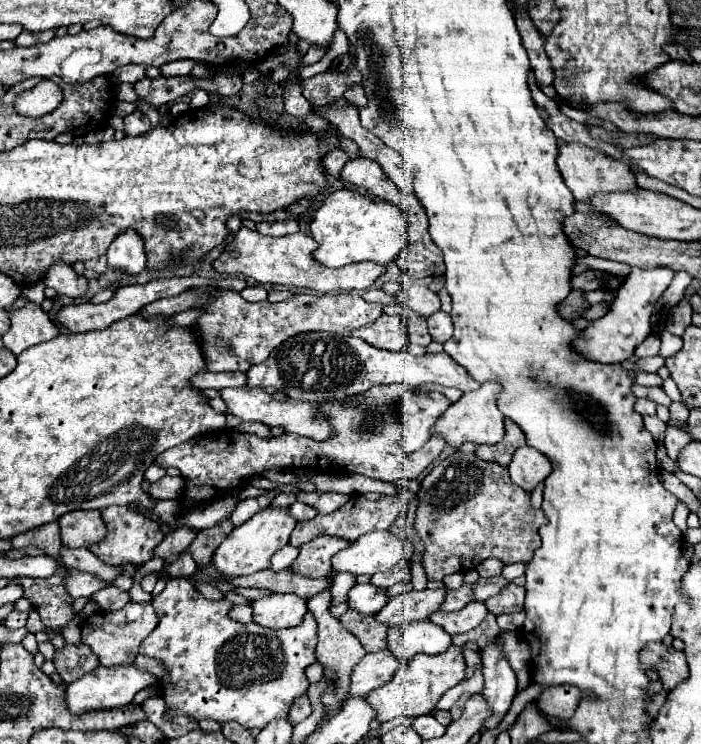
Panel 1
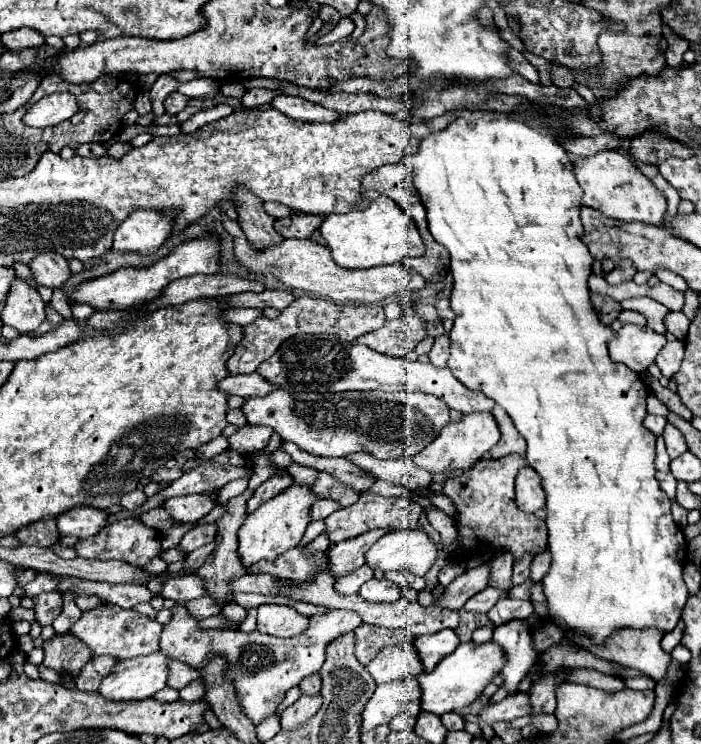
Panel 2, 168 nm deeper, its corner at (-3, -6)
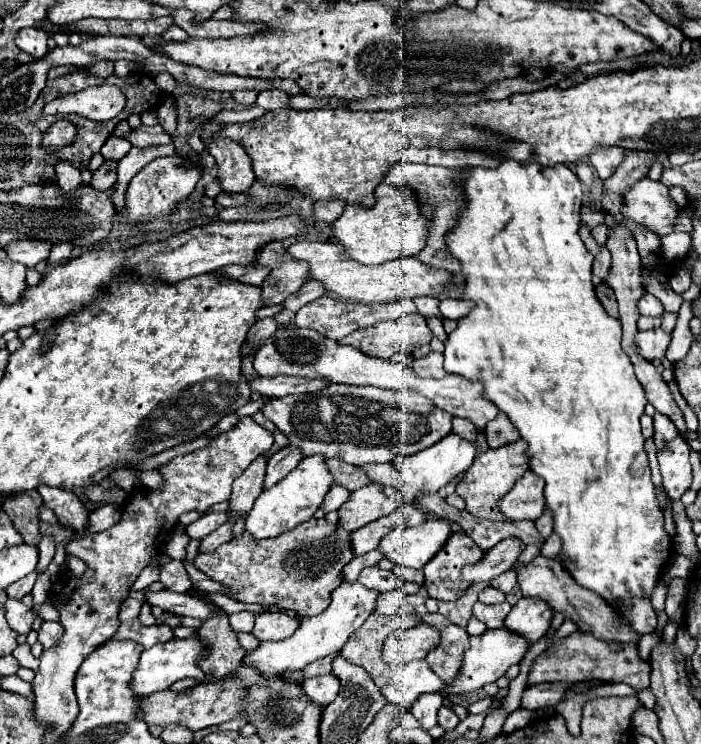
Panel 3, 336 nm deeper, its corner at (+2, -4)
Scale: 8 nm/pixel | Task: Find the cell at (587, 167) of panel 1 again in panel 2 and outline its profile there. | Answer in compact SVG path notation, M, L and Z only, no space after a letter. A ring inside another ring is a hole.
M603 150L593 156L579 158L573 164L573 174L583 188L583 206L595 208L605 216L625 220L625 222L645 222L645 224L659 224L661 216L667 212L665 196L647 180L629 160L629 156L621 154L619 150Z

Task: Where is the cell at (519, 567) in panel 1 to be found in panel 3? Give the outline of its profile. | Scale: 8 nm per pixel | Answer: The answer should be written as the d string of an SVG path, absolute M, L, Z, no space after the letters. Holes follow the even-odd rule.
M552 532L552 534L550 534L550 538L546 540L544 548L542 548L542 554L544 554L544 556L548 556L548 558L550 558L550 556L554 558L554 556L560 552L560 548L562 548L562 540L560 540L560 536L556 536L556 534Z

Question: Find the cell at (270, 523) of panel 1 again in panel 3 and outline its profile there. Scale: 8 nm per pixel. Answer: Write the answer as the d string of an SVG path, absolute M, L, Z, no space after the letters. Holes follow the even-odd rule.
M320 454L306 456L286 478L282 478L278 484L264 490L256 498L254 508L246 516L246 530L256 540L292 530L294 526L298 526L314 516L314 512L320 508L320 504L322 504L322 500L328 494L332 484L334 484L334 480L332 480L332 474L326 466L326 458Z

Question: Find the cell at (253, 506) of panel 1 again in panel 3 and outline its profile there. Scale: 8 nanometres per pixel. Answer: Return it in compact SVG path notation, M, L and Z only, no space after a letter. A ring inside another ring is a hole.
M286 446L286 448L278 450L274 456L270 456L264 488L272 488L276 482L280 482L294 466L298 466L298 462L302 458L304 458L304 454L296 446Z

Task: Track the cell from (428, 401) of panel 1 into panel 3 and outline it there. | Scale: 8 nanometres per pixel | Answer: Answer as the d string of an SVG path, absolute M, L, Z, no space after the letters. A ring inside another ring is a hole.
M330 384L326 390L320 390L318 394L296 394L296 396L284 396L284 398L274 398L270 400L264 408L262 408L262 414L272 420L276 424L276 428L280 432L284 432L290 440L292 446L300 446L304 456L312 456L312 454L322 454L326 458L340 458L348 464L354 464L354 466L362 466L362 464L370 464L370 462L394 462L398 456L402 454L416 454L424 448L430 448L432 444L440 442L444 436L452 434L452 416L440 408L436 408L428 398L420 398L418 392L400 392L400 390L382 390L382 388L374 388L374 386L350 386L350 384Z

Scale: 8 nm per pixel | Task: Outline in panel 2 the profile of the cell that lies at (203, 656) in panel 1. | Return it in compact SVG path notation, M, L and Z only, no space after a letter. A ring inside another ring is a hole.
M177 602L171 608L173 616L163 626L159 638L159 652L175 658L195 670L201 670L211 656L221 656L227 662L223 678L235 686L237 702L243 714L257 726L265 718L275 716L279 704L285 698L285 692L297 686L303 678L319 672L325 660L325 644L335 640L337 636L351 632L361 624L361 618L349 610L329 610L321 616L311 616L309 628L293 638L277 638L269 634L261 634L259 630L241 632L241 630L203 630L199 628L199 620L189 614L189 610Z

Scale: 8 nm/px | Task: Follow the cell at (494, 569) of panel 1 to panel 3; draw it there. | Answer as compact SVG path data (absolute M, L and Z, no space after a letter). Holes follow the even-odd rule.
M506 570L504 574L496 576L490 584L492 584L494 588L498 588L498 590L502 590L502 592L508 594L508 592L516 586L516 572L514 572L514 570Z

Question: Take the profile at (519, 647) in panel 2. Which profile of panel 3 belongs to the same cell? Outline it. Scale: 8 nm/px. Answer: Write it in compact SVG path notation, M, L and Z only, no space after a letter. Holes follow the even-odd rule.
M522 596L506 618L506 628L526 636L532 644L546 634L552 622L552 608L540 598Z

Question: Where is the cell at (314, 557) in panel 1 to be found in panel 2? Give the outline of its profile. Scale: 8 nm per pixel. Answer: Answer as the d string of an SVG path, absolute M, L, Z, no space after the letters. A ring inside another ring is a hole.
M365 532L353 540L343 540L337 544L331 544L327 548L327 572L333 578L341 578L351 574L353 570L363 566L363 556L371 548L373 542L379 540L379 536L385 532Z

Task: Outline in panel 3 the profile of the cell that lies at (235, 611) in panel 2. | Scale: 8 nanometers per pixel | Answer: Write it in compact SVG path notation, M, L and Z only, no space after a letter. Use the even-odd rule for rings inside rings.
M252 612L230 614L230 626L232 626L234 632L252 632L252 628L254 628L254 614Z

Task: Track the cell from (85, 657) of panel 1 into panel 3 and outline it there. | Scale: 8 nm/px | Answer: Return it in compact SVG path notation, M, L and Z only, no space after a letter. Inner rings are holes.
M42 622L38 630L38 642L46 648L52 648L62 638L62 624L60 622Z

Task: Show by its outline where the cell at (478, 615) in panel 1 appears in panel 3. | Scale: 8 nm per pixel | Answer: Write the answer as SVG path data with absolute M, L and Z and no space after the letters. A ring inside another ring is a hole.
M392 590L386 592L378 598L378 606L376 606L378 614L384 616L394 616L394 614L414 614L414 608L408 604L408 598L404 594L404 590Z

